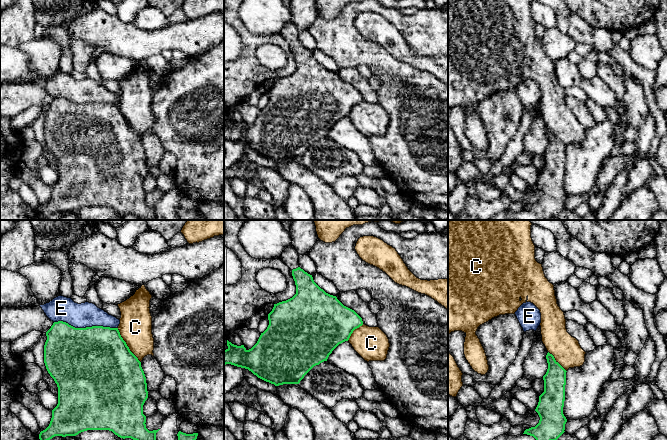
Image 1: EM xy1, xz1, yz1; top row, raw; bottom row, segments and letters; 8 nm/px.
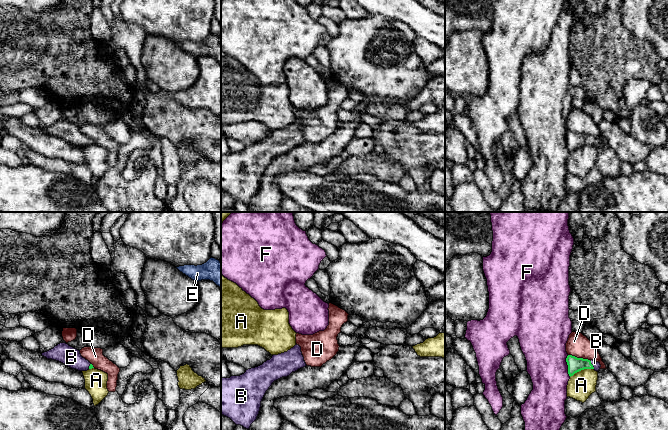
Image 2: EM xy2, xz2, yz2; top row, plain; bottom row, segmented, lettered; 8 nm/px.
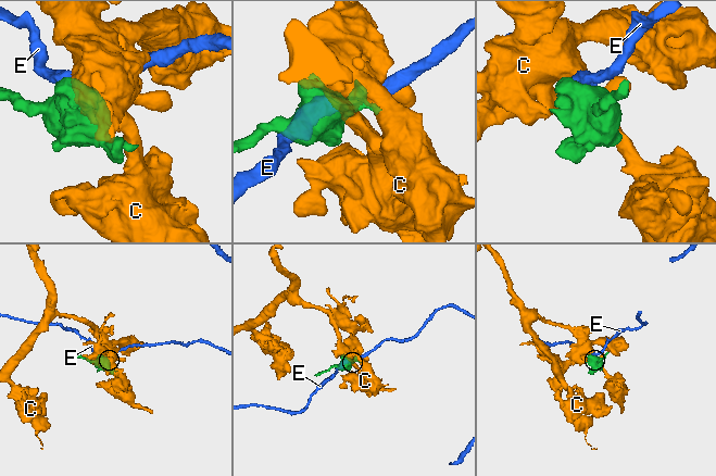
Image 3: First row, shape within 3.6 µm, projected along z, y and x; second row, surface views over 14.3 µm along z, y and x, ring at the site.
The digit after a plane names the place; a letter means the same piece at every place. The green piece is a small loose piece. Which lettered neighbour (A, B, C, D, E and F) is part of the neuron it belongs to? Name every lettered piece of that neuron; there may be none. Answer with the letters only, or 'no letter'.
B

